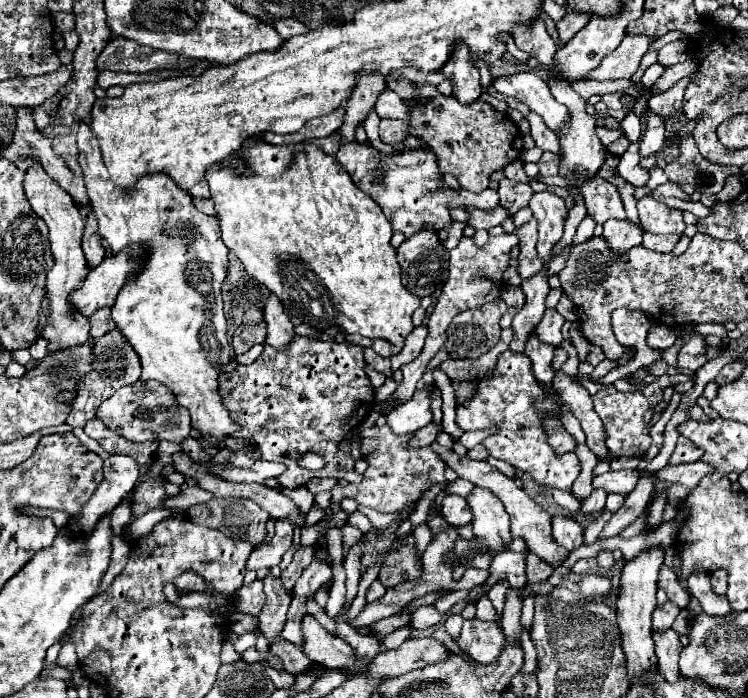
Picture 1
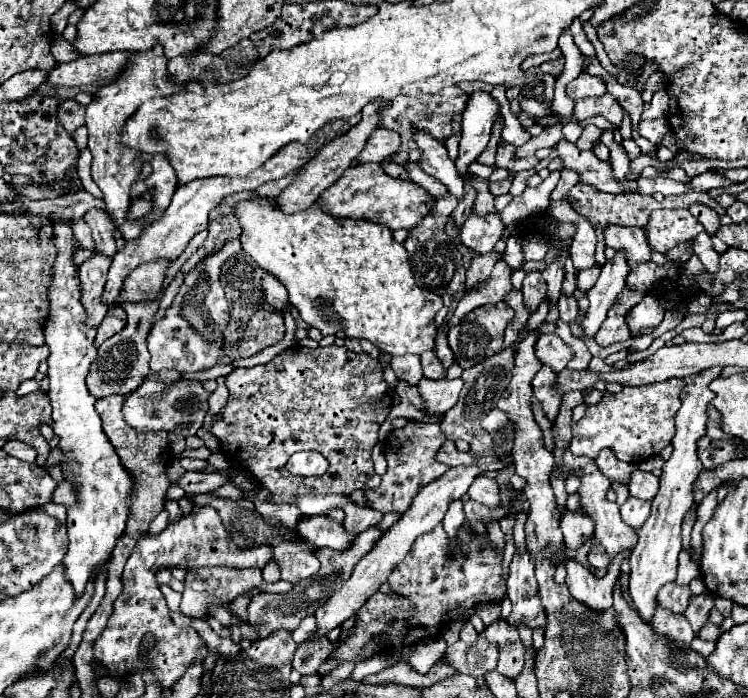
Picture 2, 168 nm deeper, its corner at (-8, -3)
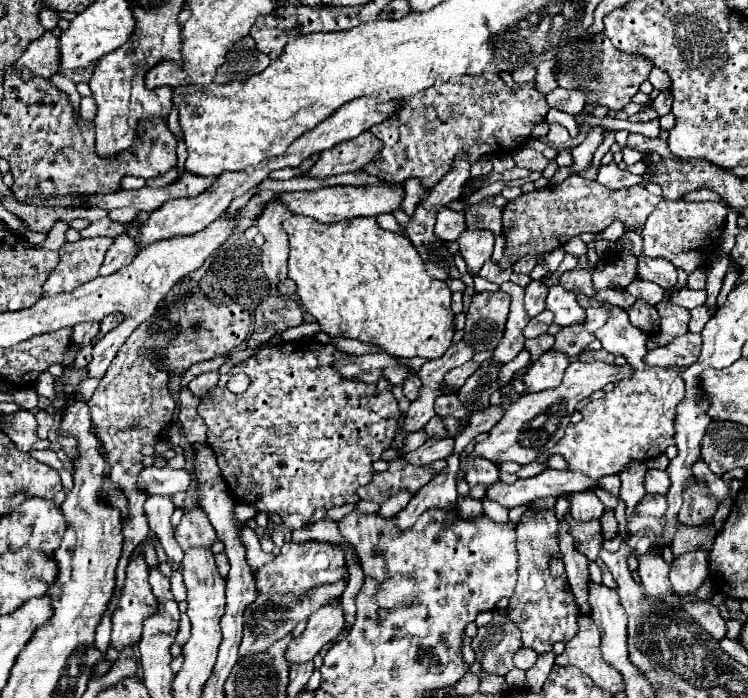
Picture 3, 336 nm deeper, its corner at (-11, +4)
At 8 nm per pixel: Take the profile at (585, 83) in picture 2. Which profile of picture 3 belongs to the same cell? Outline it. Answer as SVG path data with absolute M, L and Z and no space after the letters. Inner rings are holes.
M556 88L546 96L546 102L558 110L564 110L568 114L578 114L584 110L584 102L586 102L586 90L582 88Z

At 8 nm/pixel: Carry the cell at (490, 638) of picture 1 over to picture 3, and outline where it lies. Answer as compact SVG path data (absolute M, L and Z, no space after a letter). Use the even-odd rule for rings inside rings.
M522 646L522 648L514 654L514 666L520 668L520 670L528 670L528 668L534 666L536 658L538 658L538 654L532 652L532 648L524 648L524 646Z

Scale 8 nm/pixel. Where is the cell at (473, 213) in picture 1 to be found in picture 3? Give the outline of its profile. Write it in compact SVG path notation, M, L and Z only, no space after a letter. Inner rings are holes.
M466 228L460 238L460 252L466 260L468 266L468 274L476 274L482 264L492 256L492 248L494 248L494 236L490 230L470 230Z

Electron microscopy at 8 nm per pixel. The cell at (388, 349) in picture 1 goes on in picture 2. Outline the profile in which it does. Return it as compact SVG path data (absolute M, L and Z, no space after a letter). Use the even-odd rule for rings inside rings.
M419 355L393 357L391 369L397 373L397 379L401 379L401 381L405 381L405 383L409 383L409 385L417 385L419 379L423 377Z

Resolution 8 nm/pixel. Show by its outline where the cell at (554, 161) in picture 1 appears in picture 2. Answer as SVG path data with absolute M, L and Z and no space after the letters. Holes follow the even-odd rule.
M553 171L541 185L537 187L527 187L524 192L499 213L501 221L505 225L513 225L521 219L527 219L529 215L535 213L545 213L545 209L550 205L551 191L555 189L559 181L559 171Z

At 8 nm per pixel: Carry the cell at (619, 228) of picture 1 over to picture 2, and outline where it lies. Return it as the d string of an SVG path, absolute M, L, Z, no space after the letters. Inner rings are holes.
M617 251L615 259L607 261L605 267L601 269L601 275L599 275L595 287L587 293L587 299L591 305L587 309L587 315L581 319L581 329L583 329L585 337L593 337L599 331L609 307L613 307L617 303L615 299L621 295L621 291L625 287L627 273L629 273L629 263L627 263L625 255L621 251Z

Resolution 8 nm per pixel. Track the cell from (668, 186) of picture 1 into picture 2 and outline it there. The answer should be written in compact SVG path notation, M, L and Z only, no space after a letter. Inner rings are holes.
M695 203L695 205L691 205L691 209L689 209L689 211L691 211L697 219L701 219L701 223L703 223L705 231L707 231L711 237L713 237L713 235L717 235L719 227L721 227L721 221L719 221L719 215L717 215L711 207Z

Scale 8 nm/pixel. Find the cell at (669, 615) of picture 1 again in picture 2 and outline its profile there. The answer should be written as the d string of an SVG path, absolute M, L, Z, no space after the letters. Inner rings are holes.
M667 583L665 587L661 587L657 595L657 601L665 609L671 609L673 613L683 613L689 605L689 599L691 599L689 585L679 585L679 583Z

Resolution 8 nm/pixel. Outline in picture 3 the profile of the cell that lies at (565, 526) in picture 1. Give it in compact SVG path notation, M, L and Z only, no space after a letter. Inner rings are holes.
M584 490L578 494L572 494L572 518L578 522L588 522L594 518L600 518L604 510L604 504L598 500L598 496L592 490Z

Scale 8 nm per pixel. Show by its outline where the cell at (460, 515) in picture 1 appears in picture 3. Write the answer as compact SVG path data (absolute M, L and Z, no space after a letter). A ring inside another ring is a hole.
M548 468L526 480L518 478L514 484L504 484L504 482L494 484L492 488L486 488L484 498L498 502L510 510L536 498L556 496L556 494L574 494L590 488L596 488L596 482L588 480L588 476L580 472Z

